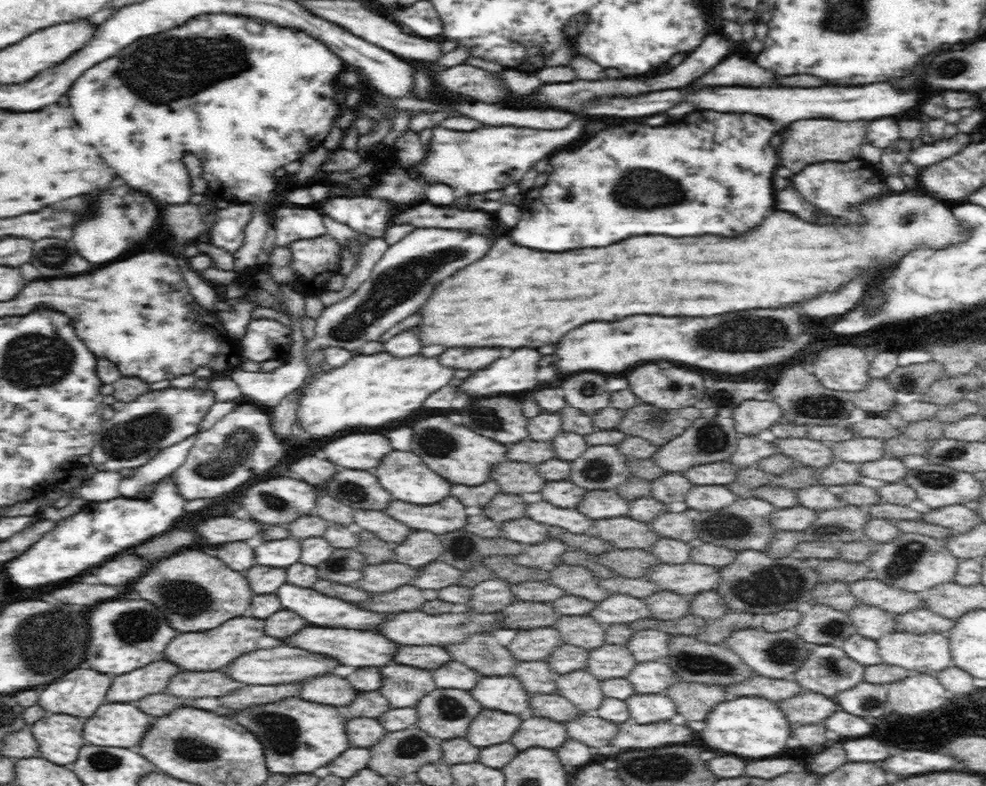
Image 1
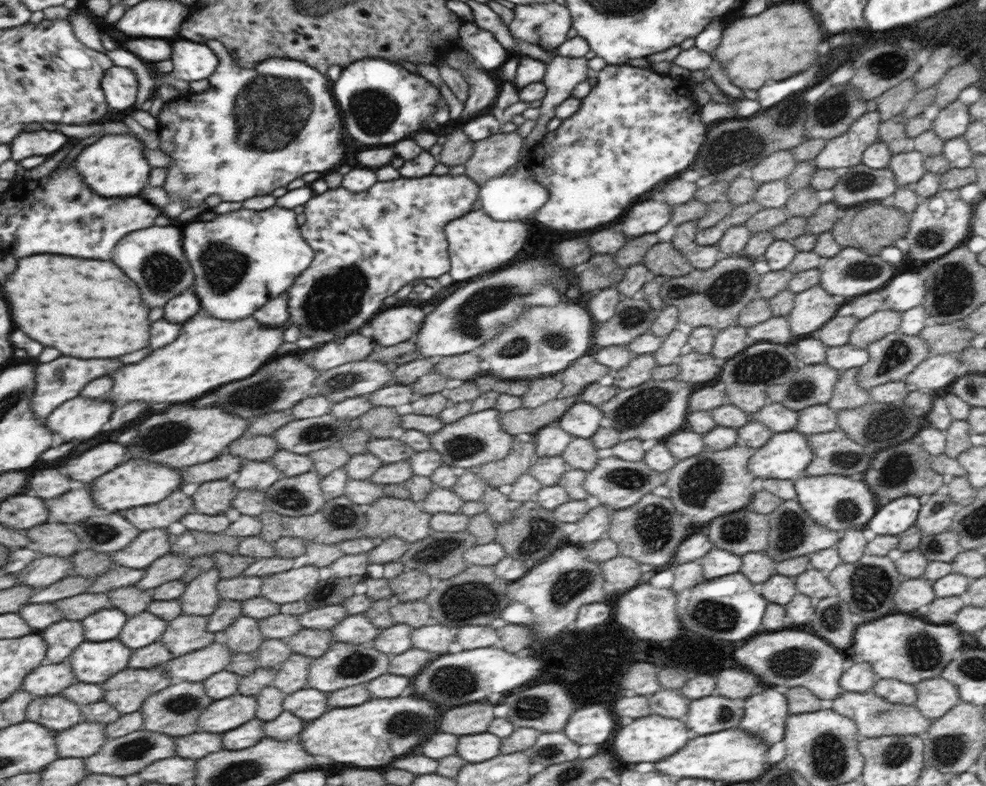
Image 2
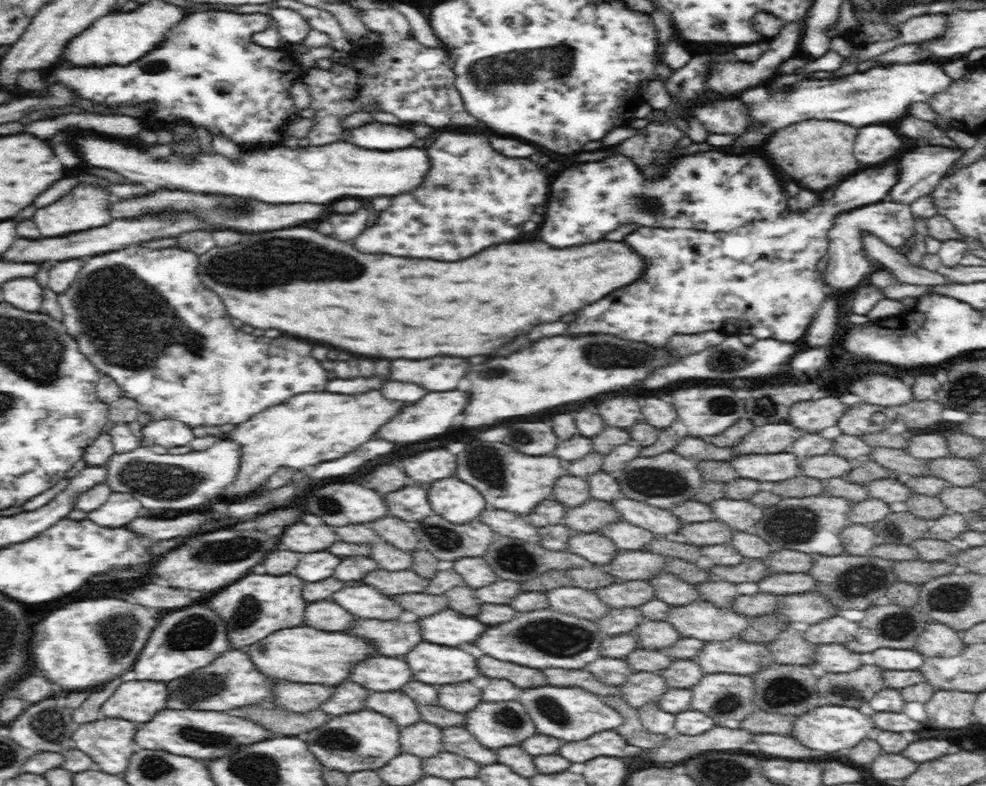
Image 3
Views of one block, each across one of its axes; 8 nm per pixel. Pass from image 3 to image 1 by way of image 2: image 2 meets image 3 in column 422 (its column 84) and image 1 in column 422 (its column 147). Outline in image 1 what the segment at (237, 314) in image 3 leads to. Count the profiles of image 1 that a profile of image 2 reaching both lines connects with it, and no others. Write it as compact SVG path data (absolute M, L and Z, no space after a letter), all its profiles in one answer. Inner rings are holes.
M904 192L904 194L886 196L886 200L878 200L878 204L870 204L870 208L866 208L866 216L870 216L870 224L866 224L866 228L858 228L858 226L846 224L842 220L834 220L838 226L828 228L828 226L804 222L790 212L778 210L778 212L774 212L774 216L770 216L770 220L766 220L766 224L762 224L762 228L754 228L754 232L746 232L746 236L740 236L734 240L718 238L718 236L698 236L698 238L690 238L690 240L672 238L672 236L632 236L618 244L612 244L610 248L582 248L582 250L570 250L570 252L540 252L540 250L532 250L526 246L516 246L510 238L498 238L496 244L490 246L488 254L482 260L476 260L474 264L458 270L454 276L448 276L446 280L442 280L436 286L436 290L430 294L426 304L420 308L422 322L416 328L418 338L420 338L422 346L440 344L446 348L462 348L462 346L466 346L466 348L540 348L546 344L556 344L566 332L570 332L586 322L594 322L594 320L622 320L622 318L634 316L634 314L716 316L722 312L736 312L740 308L742 310L780 308L780 306L786 306L792 302L810 300L810 298L818 296L822 290L836 290L840 284L852 280L864 266L882 268L882 266L898 264L900 258L906 256L906 252L910 252L910 248L914 248L914 244L934 244L934 248L942 248L943 245L961 239L961 230L954 228L954 216L950 216L950 208L930 196L922 196L920 192Z

